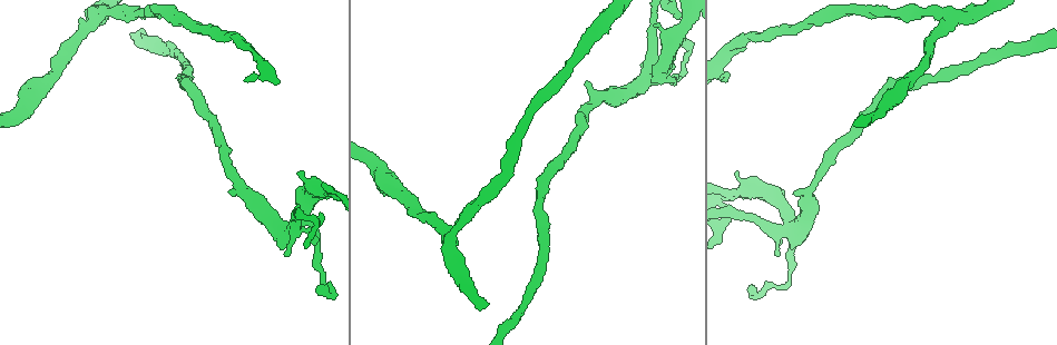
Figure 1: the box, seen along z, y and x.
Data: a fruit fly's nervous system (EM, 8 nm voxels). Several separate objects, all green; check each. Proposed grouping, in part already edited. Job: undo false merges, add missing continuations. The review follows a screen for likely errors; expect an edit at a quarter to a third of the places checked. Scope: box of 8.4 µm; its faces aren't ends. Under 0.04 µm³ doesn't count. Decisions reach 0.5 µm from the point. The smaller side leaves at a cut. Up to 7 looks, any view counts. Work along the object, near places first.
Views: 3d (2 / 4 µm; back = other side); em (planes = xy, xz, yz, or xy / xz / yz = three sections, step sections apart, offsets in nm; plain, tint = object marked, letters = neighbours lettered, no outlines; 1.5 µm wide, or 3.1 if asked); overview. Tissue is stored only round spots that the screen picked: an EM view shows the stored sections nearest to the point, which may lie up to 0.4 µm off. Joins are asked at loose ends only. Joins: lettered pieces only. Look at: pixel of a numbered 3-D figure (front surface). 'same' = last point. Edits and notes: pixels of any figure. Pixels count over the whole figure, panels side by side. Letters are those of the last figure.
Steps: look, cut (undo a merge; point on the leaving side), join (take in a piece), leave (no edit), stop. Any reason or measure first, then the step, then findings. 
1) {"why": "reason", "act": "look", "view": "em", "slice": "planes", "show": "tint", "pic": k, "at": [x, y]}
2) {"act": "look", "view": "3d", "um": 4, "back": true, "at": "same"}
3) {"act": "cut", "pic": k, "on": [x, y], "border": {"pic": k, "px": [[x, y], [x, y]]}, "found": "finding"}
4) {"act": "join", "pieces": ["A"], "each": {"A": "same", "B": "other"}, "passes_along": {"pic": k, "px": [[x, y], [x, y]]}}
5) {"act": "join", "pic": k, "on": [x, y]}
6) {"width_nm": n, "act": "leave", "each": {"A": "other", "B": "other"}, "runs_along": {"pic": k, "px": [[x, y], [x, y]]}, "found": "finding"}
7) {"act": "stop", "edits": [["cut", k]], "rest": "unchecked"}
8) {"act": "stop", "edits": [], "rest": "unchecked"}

{"why": "branch stops here", "act": "look", "view": "em", "slice": "planes", "show": "tint", "pic": 1, "at": [739, 171]}

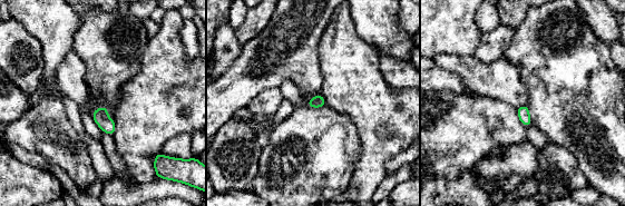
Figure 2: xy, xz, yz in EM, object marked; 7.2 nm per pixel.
{"why": "see the neighbours", "act": "look", "view": "em", "slice": "planes", "show": "letters", "at": "same"}

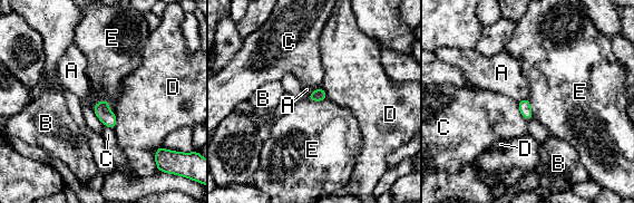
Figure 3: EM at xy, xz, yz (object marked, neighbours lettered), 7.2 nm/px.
{"act": "leave", "each": {"A": "other", "B": "other", "C": "other", "D": "other", "E": "other"}, "border": {"pic": 3, "px": [[93, 106], [106, 100], [114, 114]]}, "found": "none of them fits"}

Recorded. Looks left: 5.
{"act": "look", "view": "3d", "um": 2, "pic": 1, "at": [585, 81]}

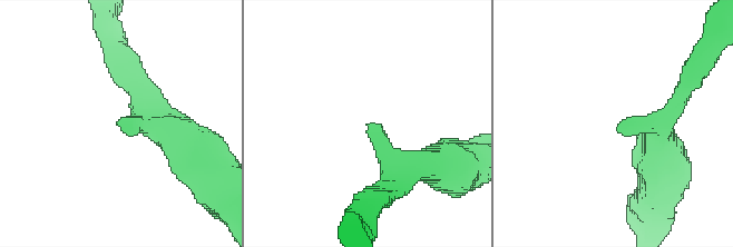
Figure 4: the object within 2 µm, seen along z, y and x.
{"arm_widths_nm": [190, 340], "act": "look", "view": "em", "slice": "planes", "show": "letters", "pic": 4, "at": [619, 124]}

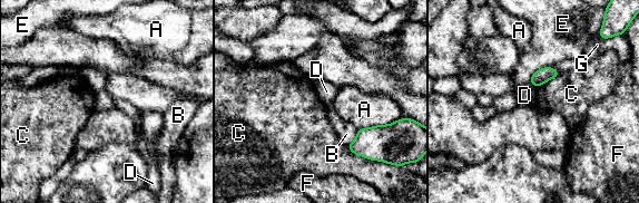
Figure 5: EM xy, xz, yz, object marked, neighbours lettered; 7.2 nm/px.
{"act": "leave", "each": {"A": "other", "B": "other", "C": "other", "D": "other", "E": "other", "F": "other", "G": "other"}, "border": {"pic": 5, "px": [[551, 66], [539, 68], [529, 80]]}, "found": "no lettered piece goes on from it"}

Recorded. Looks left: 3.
{"why": "arms part here", "act": "look", "view": "3d", "um": 4, "pic": 1, "at": [93, 19]}

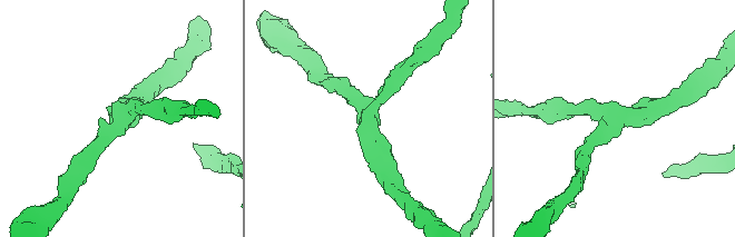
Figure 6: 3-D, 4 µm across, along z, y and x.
{"arms": 3, "arm_widths_nm": [220, 220, 320], "act": "look", "view": "em", "slice": "planes", "show": "letters", "pic": 6, "at": [372, 112]}

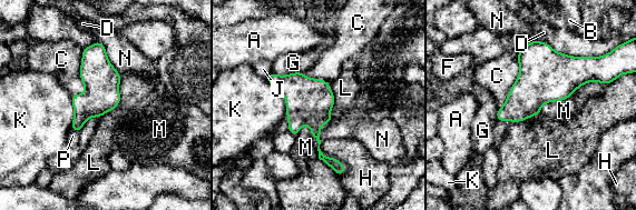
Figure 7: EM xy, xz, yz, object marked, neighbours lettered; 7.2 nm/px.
{"longest_contact_nm": ["M", 500], "act": "leave", "each": {"A": "other", "B": "other", "C": "other", "D": "other", "F": "other", "G": "other", "H": "other", "J": "other", "K": "other", "L": "other", "M": "other", "N": "other", "P": "other"}, "found": "all the same neuron"}

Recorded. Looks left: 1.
{"act": "stop", "edits": [], "rest": "unchecked"}

